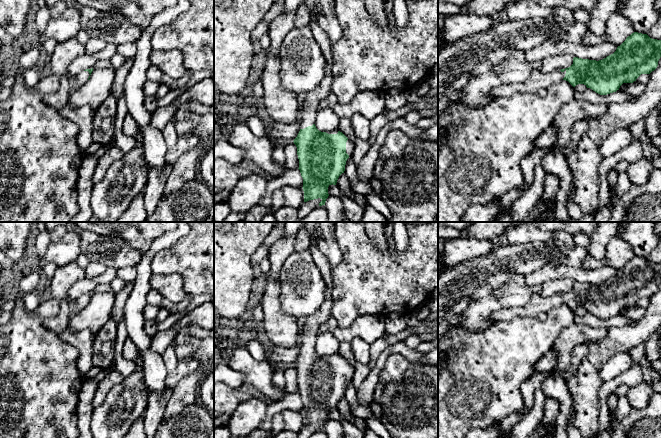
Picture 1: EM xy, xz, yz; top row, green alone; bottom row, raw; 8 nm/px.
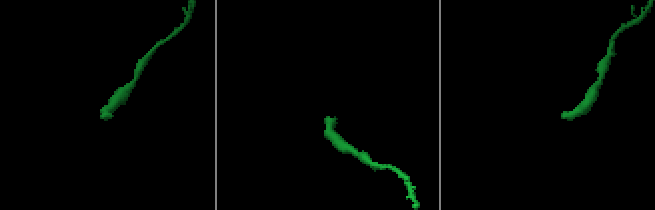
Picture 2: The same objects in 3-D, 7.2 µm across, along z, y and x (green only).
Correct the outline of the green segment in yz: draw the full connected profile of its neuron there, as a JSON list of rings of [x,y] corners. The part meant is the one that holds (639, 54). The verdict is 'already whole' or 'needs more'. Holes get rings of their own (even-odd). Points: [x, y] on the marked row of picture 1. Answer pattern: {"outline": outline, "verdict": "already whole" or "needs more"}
{"outline": [[[634,32],[613,54],[602,60],[574,57],[573,64],[568,68],[551,73],[532,71],[527,81],[494,87],[490,95],[538,93],[540,89],[547,89],[561,80],[568,81],[573,87],[584,84],[600,95],[607,95],[619,90],[623,83],[633,83],[641,74],[650,74],[657,68],[660,57],[661,40]]], "verdict": "needs more"}

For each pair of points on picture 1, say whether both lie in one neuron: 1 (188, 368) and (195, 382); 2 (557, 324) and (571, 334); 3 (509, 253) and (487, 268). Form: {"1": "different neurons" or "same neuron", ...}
{"1": "different neurons", "2": "different neurons", "3": "same neuron"}

